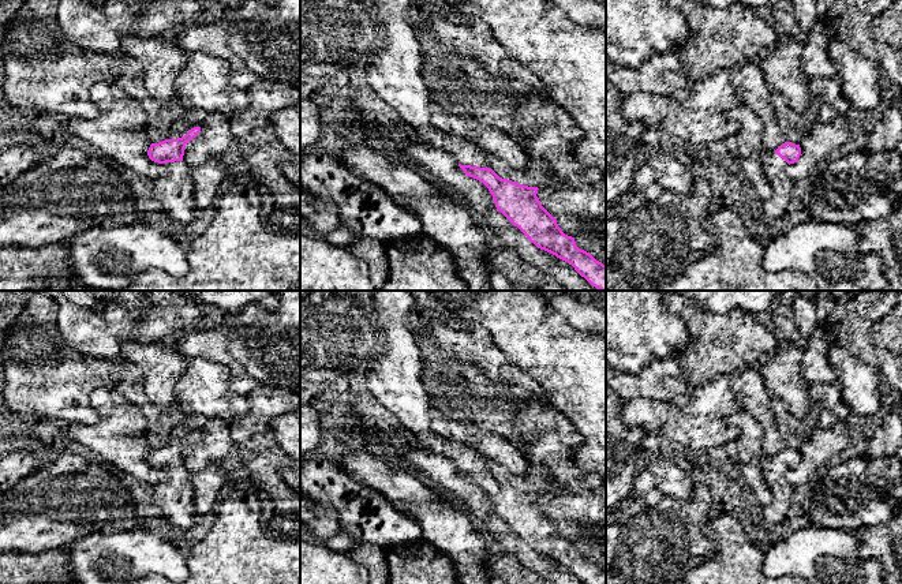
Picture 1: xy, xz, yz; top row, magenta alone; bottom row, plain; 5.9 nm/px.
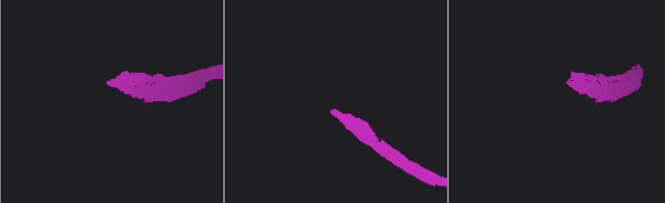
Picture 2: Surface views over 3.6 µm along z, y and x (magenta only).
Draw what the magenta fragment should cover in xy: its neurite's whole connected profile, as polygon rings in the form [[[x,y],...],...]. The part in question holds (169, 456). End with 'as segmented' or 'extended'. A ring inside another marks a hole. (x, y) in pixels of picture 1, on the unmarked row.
[[[194,433],[184,442],[151,449],[147,456],[149,464],[168,476],[164,482],[153,484],[154,508],[180,531],[195,525],[198,517],[191,473],[183,467],[183,461],[186,450],[199,438],[201,433]]]; extended

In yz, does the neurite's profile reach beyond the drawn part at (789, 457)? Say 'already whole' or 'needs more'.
needs more

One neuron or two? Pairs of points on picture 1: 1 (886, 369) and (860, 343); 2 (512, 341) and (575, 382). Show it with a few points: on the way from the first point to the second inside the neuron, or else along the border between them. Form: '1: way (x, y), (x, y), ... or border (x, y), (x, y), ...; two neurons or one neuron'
1: way (880, 362), (867, 349); one neuron
2: way (527, 341), (534, 341), (560, 367); one neuron

